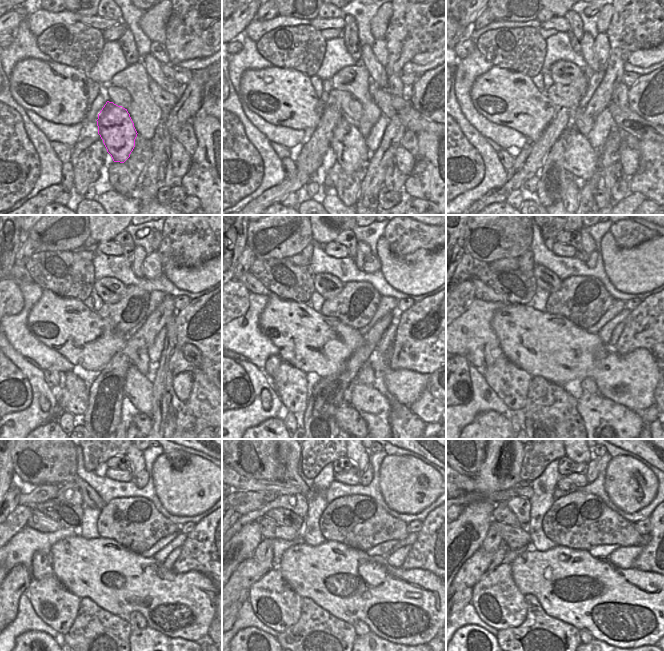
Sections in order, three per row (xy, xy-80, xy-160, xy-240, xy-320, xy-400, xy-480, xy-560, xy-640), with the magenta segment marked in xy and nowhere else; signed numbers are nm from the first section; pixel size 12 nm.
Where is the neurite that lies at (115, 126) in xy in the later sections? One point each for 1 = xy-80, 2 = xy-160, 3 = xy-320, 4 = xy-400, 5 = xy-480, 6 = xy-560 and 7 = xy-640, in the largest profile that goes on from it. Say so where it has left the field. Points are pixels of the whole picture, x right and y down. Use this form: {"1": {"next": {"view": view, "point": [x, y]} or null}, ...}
{"1": {"next": {"view": "xy-80", "point": [347, 142]}}, "2": {"next": {"view": "xy-160", "point": [581, 159]}}, "3": {"next": {"view": "xy-320", "point": [374, 407]}}, "4": {"next": {"view": "xy-400", "point": [603, 418]}}, "5": {"next": {"view": "xy-480", "point": [147, 642]}}, "6": {"next": {"view": "xy-560", "point": [370, 642]}}, "7": {"next": {"view": "xy-640", "point": [594, 642]}}}

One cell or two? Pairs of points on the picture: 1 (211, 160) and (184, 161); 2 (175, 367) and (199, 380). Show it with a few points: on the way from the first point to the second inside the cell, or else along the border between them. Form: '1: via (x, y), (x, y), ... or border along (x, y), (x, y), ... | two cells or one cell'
1: border along (191, 155), (189, 168), (181, 177) | two cells
2: border along (197, 368), (191, 372) | two cells

